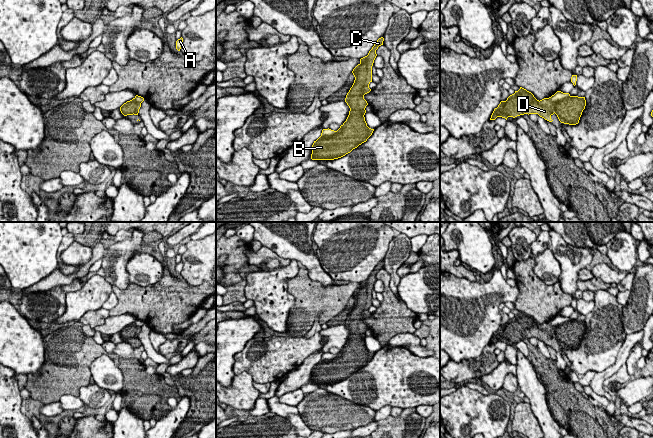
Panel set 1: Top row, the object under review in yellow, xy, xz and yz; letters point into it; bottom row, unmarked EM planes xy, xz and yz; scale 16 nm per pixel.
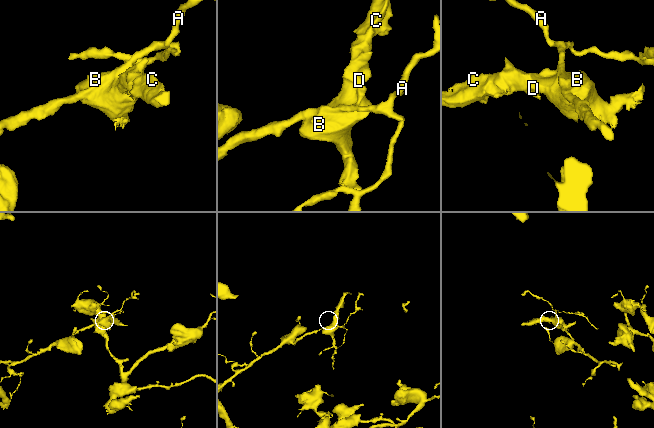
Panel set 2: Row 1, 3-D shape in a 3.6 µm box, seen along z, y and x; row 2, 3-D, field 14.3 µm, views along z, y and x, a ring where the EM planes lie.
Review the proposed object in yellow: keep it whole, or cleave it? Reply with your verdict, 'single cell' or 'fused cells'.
fused cells

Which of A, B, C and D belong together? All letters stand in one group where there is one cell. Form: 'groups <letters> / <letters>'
groups A / B C D

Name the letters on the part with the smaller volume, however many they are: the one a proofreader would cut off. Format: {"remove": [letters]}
{"remove": ["B", "C", "D"]}

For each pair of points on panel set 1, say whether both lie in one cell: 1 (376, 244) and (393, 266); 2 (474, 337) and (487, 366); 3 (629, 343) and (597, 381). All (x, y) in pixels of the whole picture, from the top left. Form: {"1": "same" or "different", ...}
{"1": "different", "2": "different", "3": "same"}

